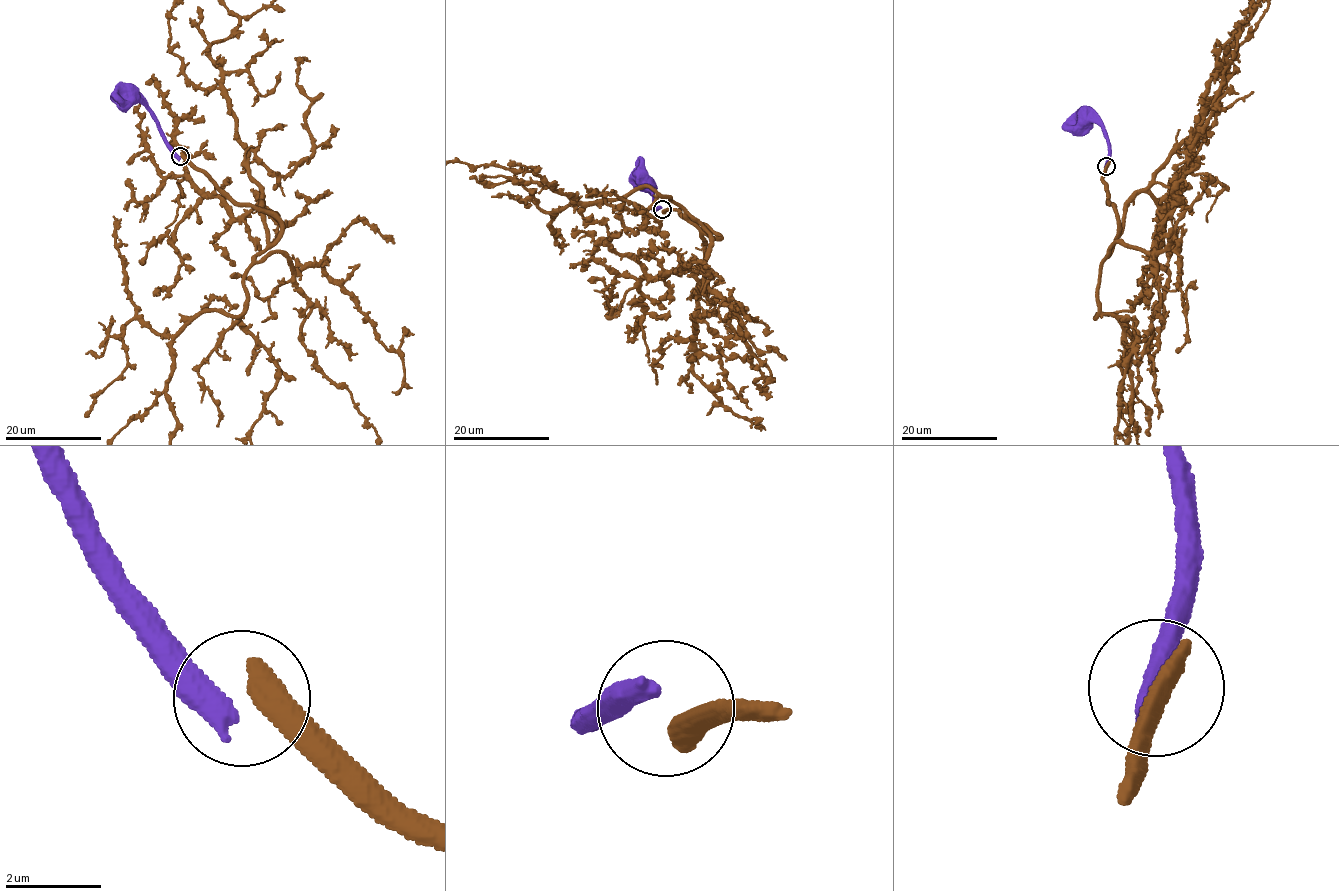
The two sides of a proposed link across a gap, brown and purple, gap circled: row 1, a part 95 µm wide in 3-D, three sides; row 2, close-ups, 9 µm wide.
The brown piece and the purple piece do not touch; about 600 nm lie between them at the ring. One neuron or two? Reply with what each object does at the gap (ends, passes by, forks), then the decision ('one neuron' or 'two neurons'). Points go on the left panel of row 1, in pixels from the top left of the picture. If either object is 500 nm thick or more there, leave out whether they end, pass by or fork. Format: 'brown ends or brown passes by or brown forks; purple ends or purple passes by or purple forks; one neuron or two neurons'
one neuron

